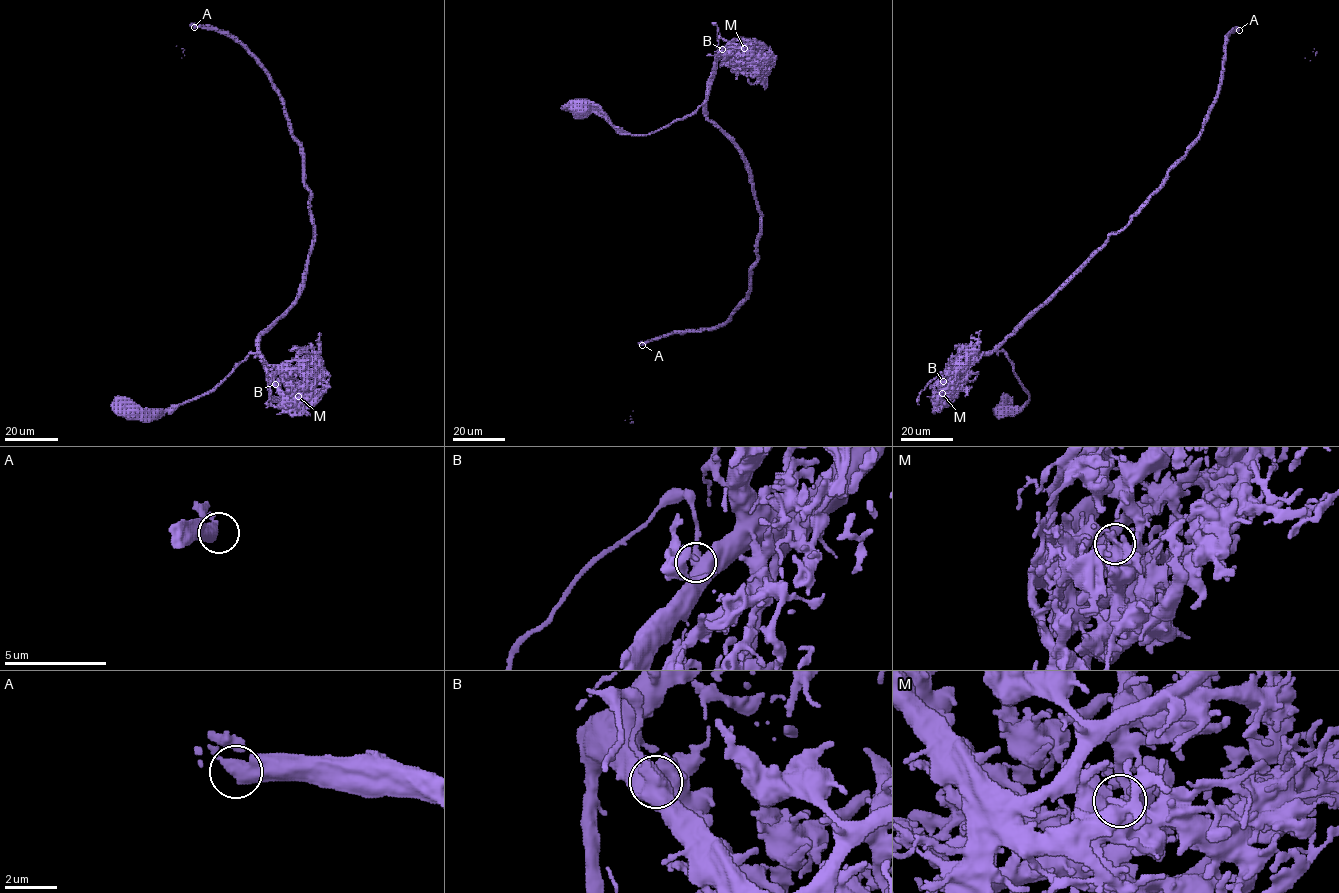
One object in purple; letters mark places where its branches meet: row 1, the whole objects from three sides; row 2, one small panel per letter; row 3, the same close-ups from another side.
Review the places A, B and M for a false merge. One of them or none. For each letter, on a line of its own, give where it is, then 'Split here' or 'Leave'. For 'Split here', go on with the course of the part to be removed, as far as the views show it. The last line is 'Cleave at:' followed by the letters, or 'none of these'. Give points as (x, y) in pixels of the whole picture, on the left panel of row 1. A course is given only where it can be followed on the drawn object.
A: Place: (194, 27). Leave
B: Place: (275, 384). Split here. Course of the part to remove: (275, 384), (272, 375), (266, 408)
M: Place: (298, 396). Leave
Cleave at: B

